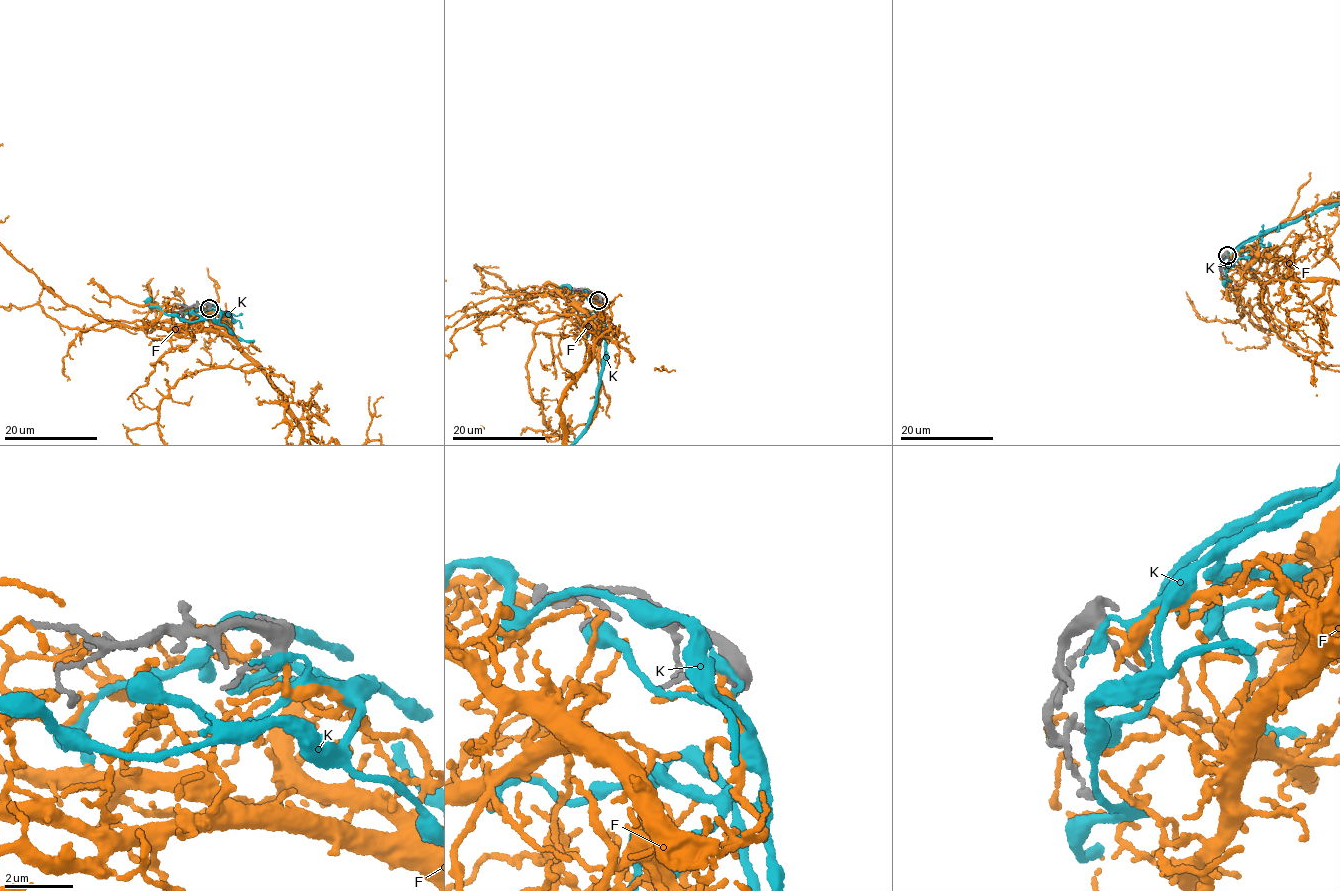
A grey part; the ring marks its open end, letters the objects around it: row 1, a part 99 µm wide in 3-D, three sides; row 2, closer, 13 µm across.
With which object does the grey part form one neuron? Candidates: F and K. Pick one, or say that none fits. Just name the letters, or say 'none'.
F

